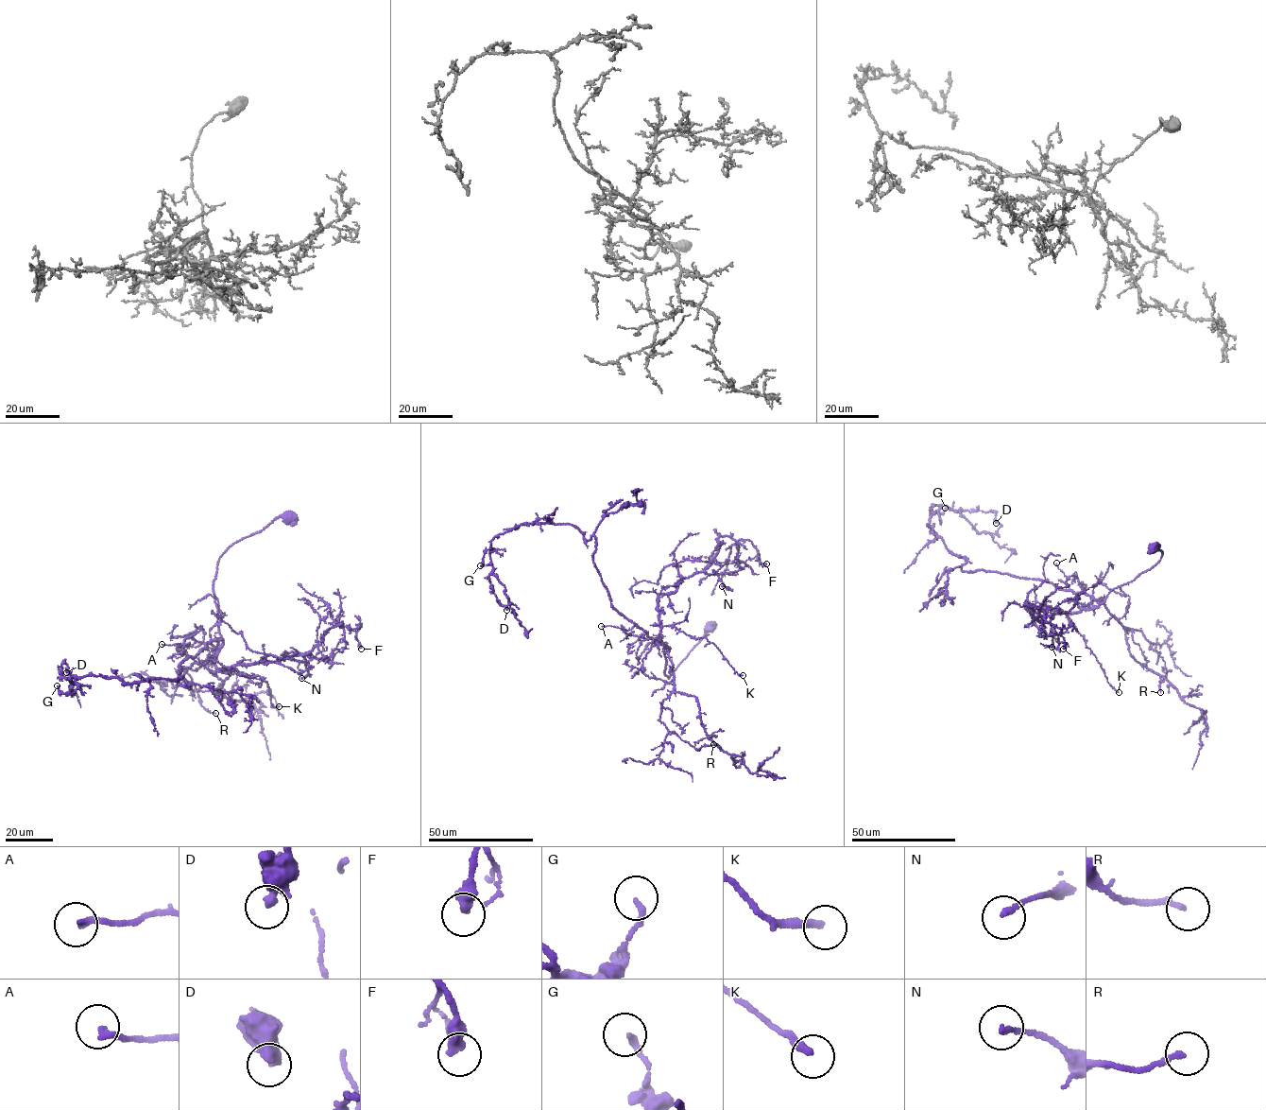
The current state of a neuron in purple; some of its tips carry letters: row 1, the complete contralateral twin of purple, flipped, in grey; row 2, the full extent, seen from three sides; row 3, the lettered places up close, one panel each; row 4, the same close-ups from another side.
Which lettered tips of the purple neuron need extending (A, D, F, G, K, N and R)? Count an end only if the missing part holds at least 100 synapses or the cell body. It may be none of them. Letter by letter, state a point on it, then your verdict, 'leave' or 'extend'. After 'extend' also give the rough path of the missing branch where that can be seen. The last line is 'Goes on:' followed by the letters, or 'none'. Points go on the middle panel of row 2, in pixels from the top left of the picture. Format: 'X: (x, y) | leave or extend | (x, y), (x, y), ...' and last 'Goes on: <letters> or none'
A: (601, 626) | leave
D: (506, 610) | leave
F: (766, 563) | leave
G: (480, 565) | leave
K: (743, 675) | leave
N: (722, 586) | leave
R: (713, 744) | leave
Goes on: none

